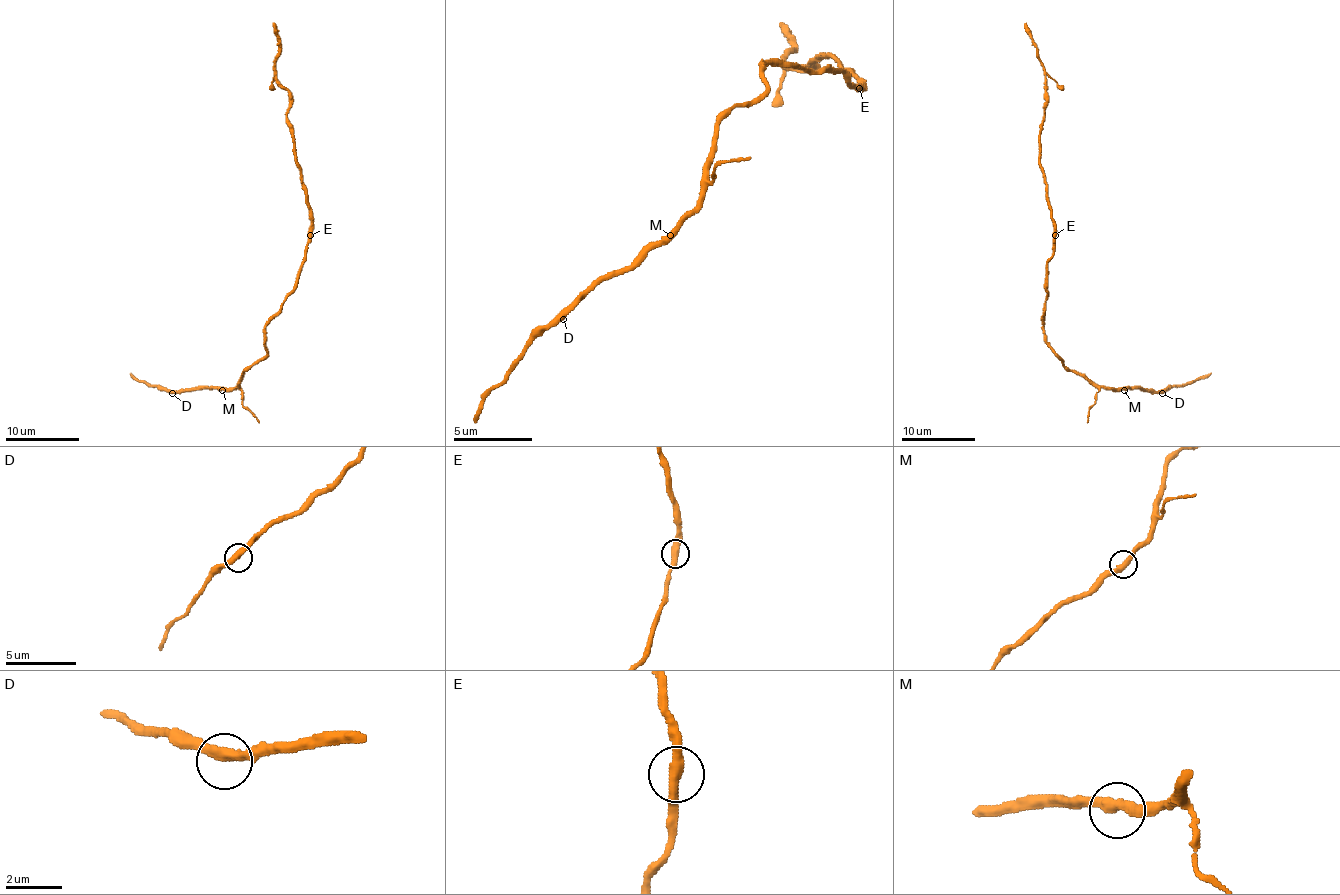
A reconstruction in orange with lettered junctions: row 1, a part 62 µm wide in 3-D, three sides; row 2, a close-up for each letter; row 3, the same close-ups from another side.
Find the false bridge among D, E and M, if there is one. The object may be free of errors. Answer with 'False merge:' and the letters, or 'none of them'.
False merge: none of them

